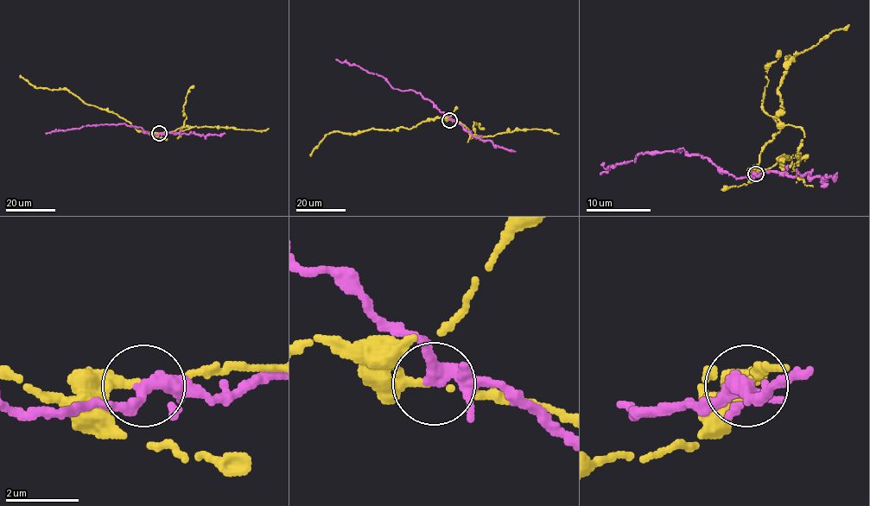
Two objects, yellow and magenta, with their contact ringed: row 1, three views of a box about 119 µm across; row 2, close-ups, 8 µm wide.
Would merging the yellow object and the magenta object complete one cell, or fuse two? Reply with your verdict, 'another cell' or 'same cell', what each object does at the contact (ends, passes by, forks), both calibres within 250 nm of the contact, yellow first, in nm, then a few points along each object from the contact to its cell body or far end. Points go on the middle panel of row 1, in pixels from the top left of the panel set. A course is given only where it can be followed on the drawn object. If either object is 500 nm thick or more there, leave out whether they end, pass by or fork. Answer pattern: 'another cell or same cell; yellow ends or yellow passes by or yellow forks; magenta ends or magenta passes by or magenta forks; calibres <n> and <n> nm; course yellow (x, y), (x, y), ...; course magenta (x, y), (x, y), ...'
another cell; yellow passes by; magenta forks; calibres 200 and 300 nm; course yellow (449, 119), (441, 117), (428, 119), (409, 129), (371, 129), (355, 134), (333, 130), (327, 134), (310, 155); course magenta (450, 119), (420, 93), (394, 89), (381, 76), (335, 59)

